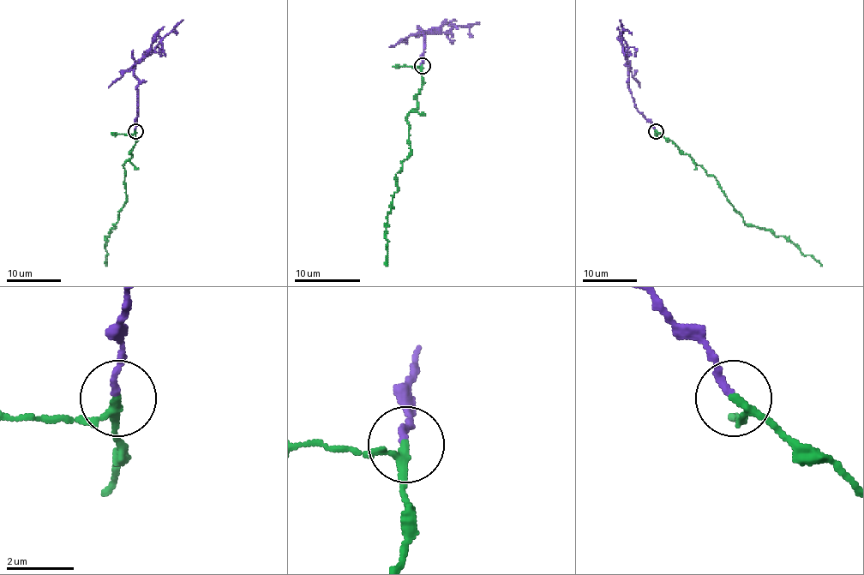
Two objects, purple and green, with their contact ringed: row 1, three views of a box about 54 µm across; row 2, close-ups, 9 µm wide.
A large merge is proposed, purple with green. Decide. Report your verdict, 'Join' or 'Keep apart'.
Keep apart

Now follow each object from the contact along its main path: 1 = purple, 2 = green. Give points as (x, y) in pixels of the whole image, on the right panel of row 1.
1: (656, 129), (636, 106), (629, 83), (627, 44), (622, 36), (619, 20)
2: (656, 131), (716, 179), (746, 225), (770, 230), (776, 236), (785, 236), (804, 254), (811, 254), (822, 266)

